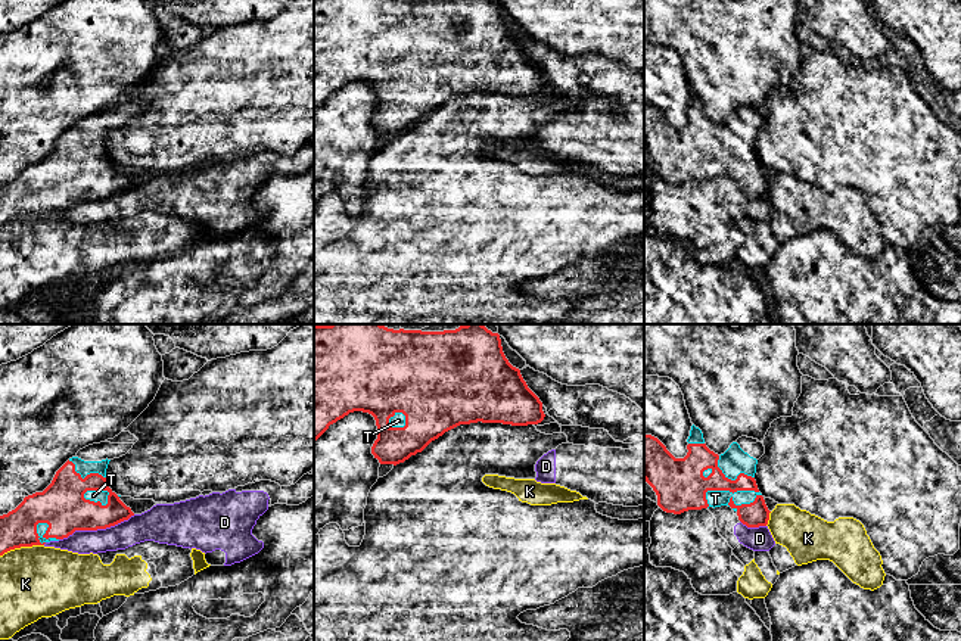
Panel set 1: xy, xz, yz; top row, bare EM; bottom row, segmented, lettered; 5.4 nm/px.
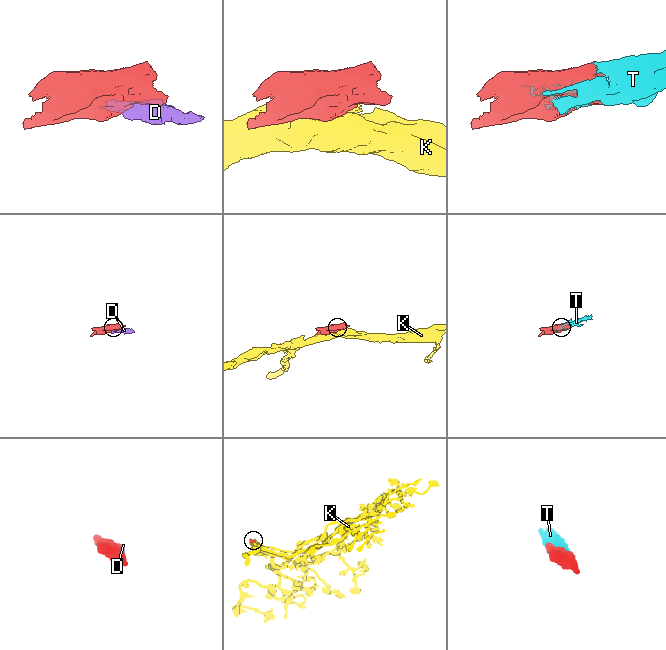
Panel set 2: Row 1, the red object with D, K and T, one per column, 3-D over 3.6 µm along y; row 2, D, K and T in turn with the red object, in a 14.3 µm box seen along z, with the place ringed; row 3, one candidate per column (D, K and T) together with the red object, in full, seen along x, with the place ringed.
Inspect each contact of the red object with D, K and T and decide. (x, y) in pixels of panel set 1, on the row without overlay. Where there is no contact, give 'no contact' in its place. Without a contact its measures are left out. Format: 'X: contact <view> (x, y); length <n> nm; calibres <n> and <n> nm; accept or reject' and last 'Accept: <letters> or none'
D: contact xy (96, 199); length 440 nm; calibres 260 and 160 nm; reject
K: contact xy (21, 215); length 240 nm; calibres 200 and 380 nm; reject
T: contact yz (725, 159); length 320 nm; calibres 280 and 100 nm; accept
Accept: T

